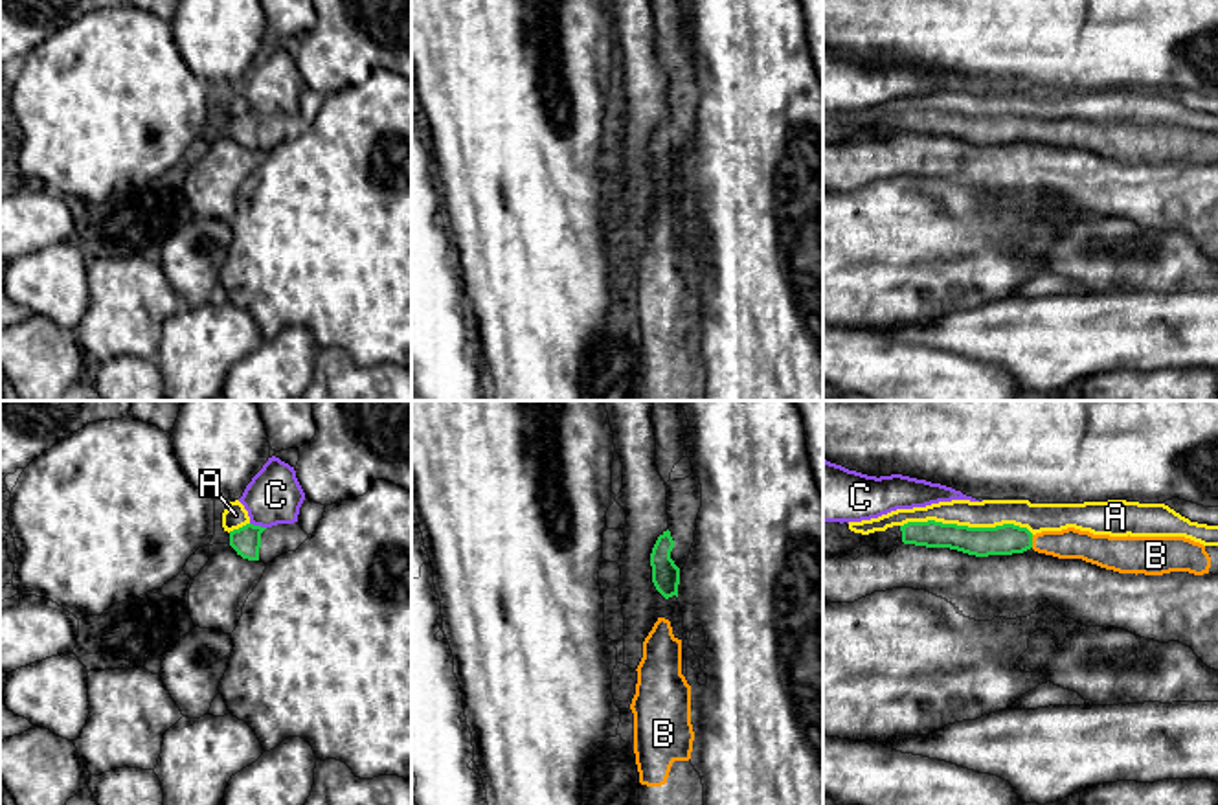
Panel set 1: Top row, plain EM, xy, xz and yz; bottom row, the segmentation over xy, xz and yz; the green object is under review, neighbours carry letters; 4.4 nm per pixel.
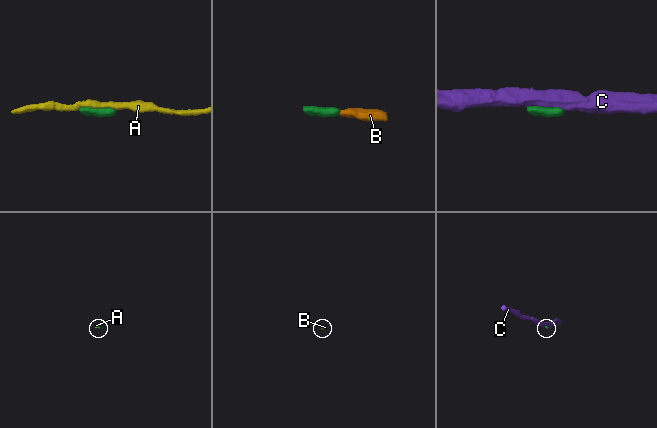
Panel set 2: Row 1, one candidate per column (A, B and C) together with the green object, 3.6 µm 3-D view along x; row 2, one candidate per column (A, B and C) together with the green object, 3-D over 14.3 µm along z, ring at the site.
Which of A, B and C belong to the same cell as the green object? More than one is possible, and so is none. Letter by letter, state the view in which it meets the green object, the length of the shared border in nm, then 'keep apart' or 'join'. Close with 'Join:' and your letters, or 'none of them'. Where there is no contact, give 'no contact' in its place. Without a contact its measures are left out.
A: contact in yz; length 600 nm; keep apart
B: contact in yz; length 60 nm; join
C: contact in xy; length 80 nm; keep apart
Join: B

